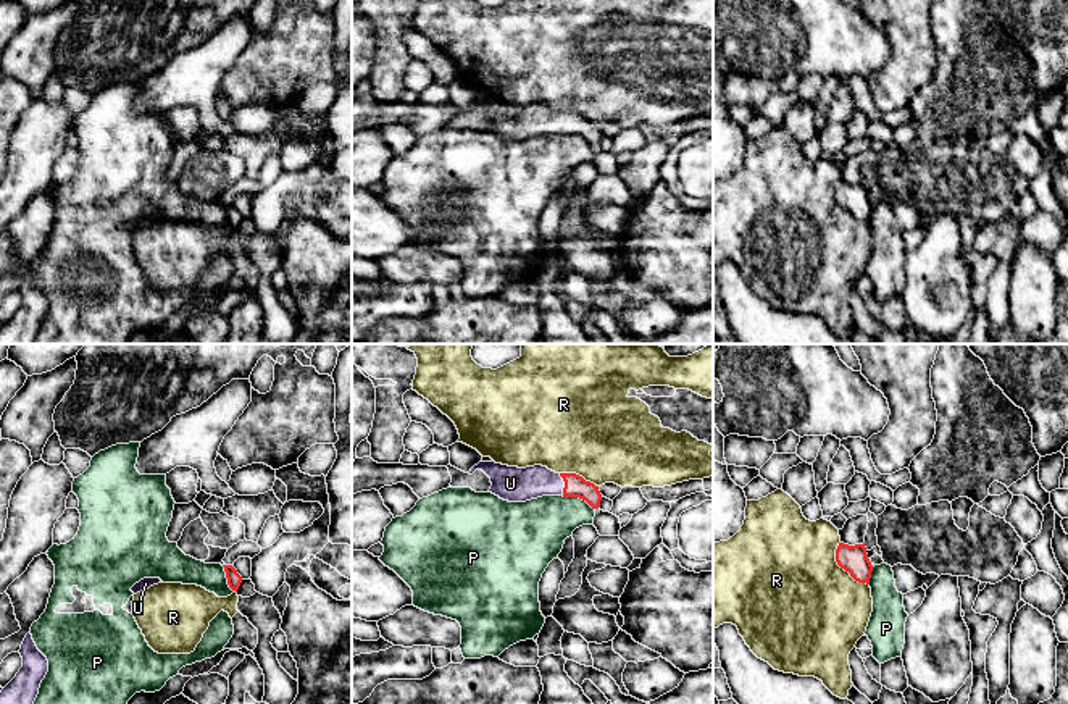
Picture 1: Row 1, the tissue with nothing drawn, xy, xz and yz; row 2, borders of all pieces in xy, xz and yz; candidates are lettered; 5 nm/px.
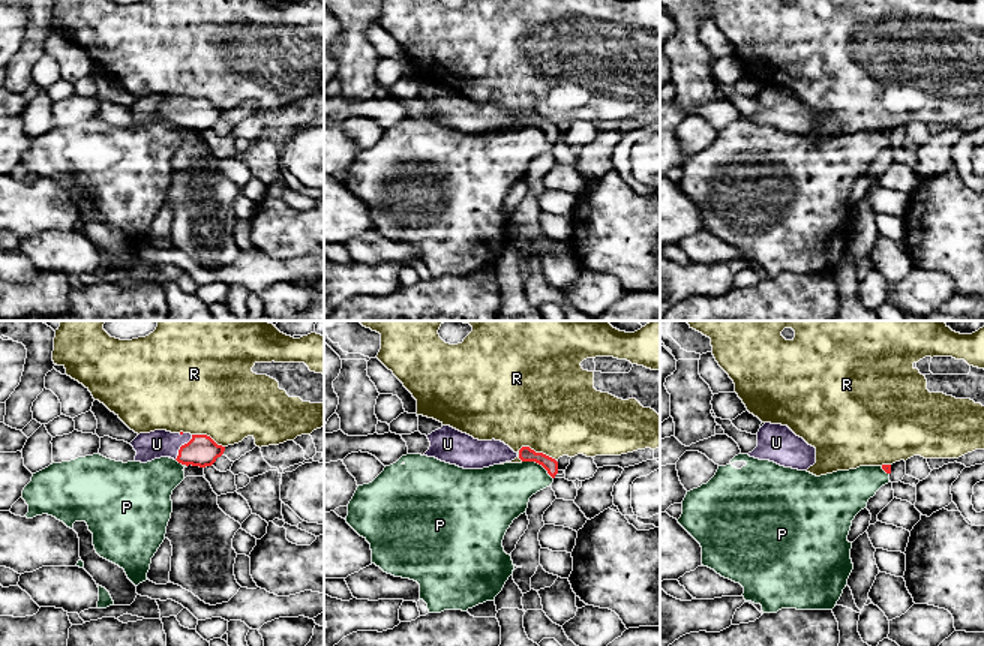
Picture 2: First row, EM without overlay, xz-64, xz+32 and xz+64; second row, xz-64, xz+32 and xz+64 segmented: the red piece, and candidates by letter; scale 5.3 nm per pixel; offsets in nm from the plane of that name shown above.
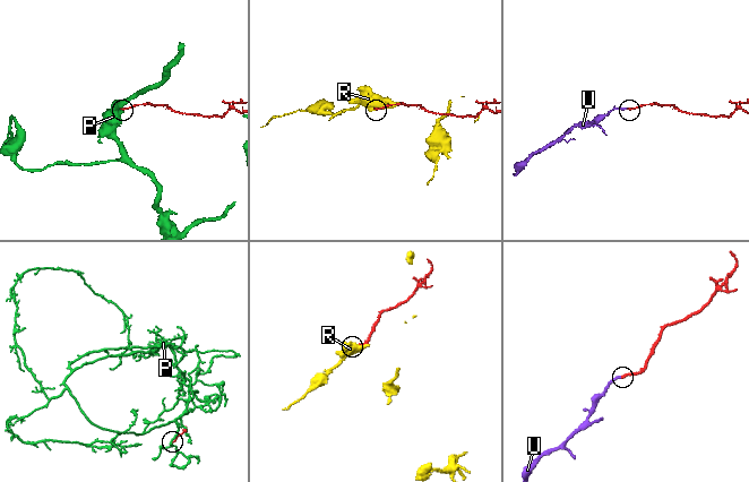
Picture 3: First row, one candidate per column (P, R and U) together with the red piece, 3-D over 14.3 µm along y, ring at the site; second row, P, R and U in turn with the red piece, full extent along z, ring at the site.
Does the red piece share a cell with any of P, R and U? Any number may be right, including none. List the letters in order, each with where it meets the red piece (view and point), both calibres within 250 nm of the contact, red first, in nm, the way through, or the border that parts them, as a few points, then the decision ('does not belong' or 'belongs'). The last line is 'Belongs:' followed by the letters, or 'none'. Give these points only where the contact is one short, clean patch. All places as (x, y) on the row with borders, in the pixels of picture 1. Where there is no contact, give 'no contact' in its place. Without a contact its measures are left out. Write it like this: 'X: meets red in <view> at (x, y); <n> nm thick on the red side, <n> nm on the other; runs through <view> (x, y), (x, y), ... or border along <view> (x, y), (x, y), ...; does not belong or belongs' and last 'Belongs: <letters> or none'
P: meets red in xz at (578, 496); 110 nm thick on the red side, 280 nm on the other; border along xz (562, 496), (578, 496), (594, 509); does not belong
R: meets red in yz at (842, 567); 140 nm thick on the red side, 480 nm on the other; does not belong
U: meets red in xz at (565, 485); 110 nm thick on the red side, 180 nm on the other; runs through xz (575, 486), (565, 485), (515, 485); belongs
Belongs: U

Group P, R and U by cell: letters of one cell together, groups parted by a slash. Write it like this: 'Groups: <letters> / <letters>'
Groups: P / R / U

